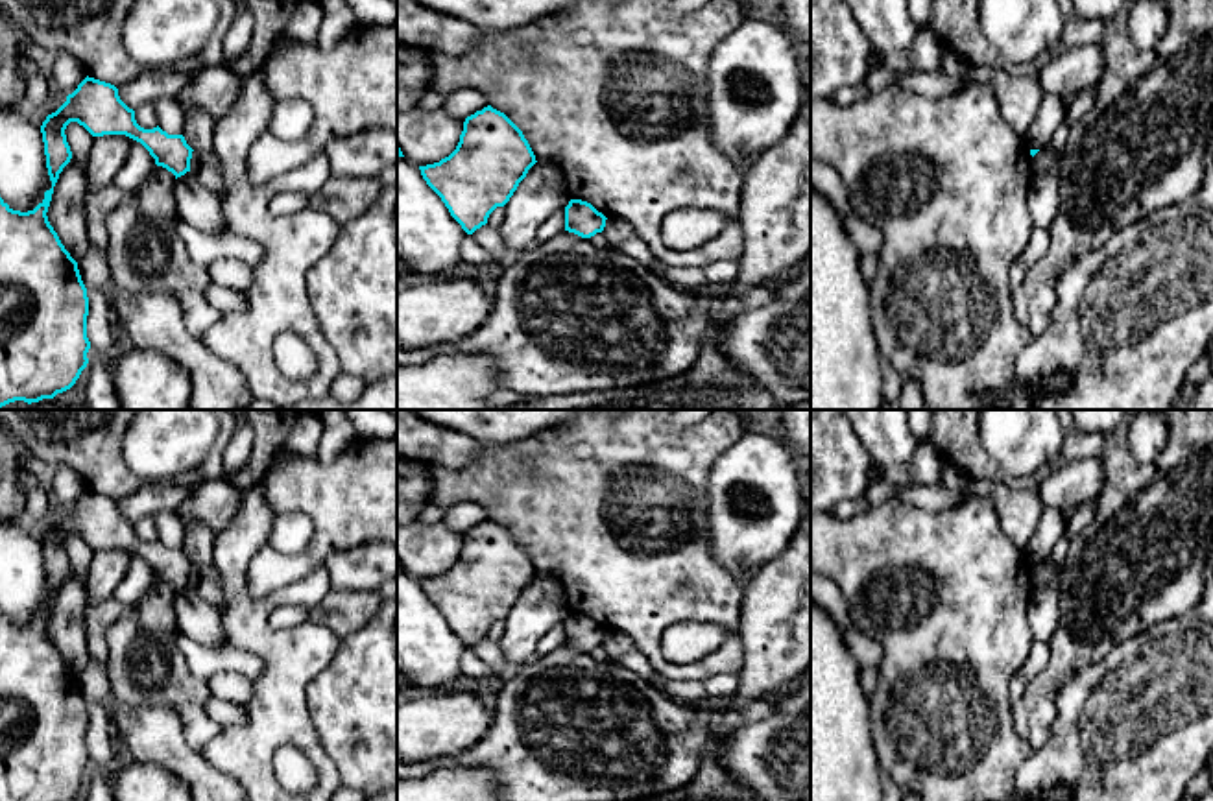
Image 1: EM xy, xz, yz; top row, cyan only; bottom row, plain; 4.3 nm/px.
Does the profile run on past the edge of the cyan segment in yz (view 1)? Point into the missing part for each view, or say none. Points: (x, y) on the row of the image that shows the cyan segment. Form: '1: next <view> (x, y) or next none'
1: next none

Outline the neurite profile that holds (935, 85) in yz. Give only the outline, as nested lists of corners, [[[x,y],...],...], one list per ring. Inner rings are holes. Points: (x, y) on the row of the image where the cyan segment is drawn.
[[[938,70],[927,74],[899,76],[895,85],[931,100],[940,100],[956,94],[966,81],[953,79]]]

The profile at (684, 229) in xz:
[[[681,209],[672,210],[661,223],[661,240],[672,251],[691,251],[726,227],[726,220],[716,210]]]

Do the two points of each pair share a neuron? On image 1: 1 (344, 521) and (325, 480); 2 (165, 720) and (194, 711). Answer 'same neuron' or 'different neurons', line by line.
1: same neuron
2: different neurons

